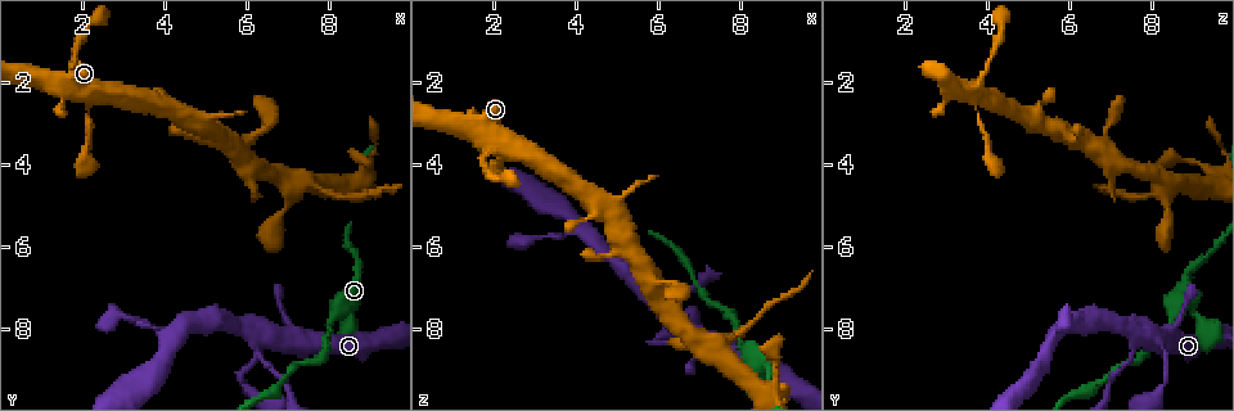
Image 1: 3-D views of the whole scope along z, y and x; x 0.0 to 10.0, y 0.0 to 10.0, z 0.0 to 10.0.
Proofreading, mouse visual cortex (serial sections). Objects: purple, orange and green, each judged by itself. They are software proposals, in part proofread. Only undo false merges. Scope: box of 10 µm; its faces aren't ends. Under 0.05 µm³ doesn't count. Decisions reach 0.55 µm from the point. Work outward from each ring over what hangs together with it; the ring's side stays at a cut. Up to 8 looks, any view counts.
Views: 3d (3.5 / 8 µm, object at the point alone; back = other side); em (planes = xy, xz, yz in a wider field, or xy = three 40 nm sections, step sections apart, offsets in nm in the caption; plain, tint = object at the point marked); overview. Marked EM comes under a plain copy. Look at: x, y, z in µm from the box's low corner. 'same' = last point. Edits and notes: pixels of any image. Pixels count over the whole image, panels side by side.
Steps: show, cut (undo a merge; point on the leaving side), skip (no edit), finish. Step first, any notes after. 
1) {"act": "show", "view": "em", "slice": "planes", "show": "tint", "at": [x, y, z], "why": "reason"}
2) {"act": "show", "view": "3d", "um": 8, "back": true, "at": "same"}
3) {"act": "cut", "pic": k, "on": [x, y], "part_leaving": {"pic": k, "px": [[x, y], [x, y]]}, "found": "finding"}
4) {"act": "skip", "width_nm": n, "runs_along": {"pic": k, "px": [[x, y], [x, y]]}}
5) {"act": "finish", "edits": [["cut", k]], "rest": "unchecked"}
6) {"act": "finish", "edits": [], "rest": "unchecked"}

{"act": "show", "view": "3d", "um": 3.5, "at": [2.20, 2.80, 3.80], "why": "thin neck"}

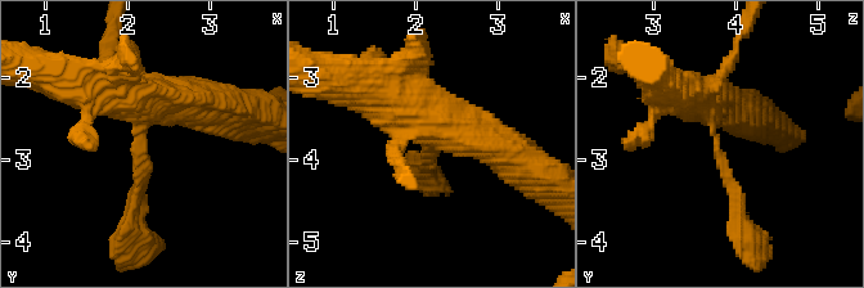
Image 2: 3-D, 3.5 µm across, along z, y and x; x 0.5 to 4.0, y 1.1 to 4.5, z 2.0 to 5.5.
{"act": "skip", "arm_widths_nm": [150, 600], "runs_along": {"pic": 2, "px": [[679, 89], [711, 117], [741, 223]]}, "found": "one cell here"}

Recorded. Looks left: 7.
{"act": "show", "view": "3d", "um": 3.5, "back": true, "at": [5.90, 3.45, 6.80], "why": "thin arm on a thick one"}

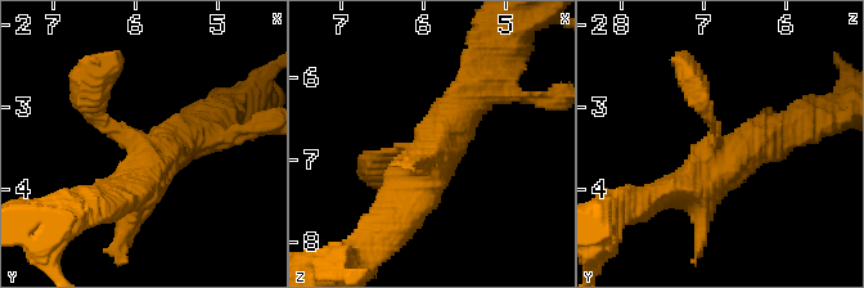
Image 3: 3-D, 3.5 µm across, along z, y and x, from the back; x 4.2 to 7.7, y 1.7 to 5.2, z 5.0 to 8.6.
{"act": "show", "view": "em", "slice": "xy", "step": 2, "show": "tint", "at": [5.95, 3.45, 6.85], "arms": 4, "arm_widths_nm": [150, 250, 400, 500]}

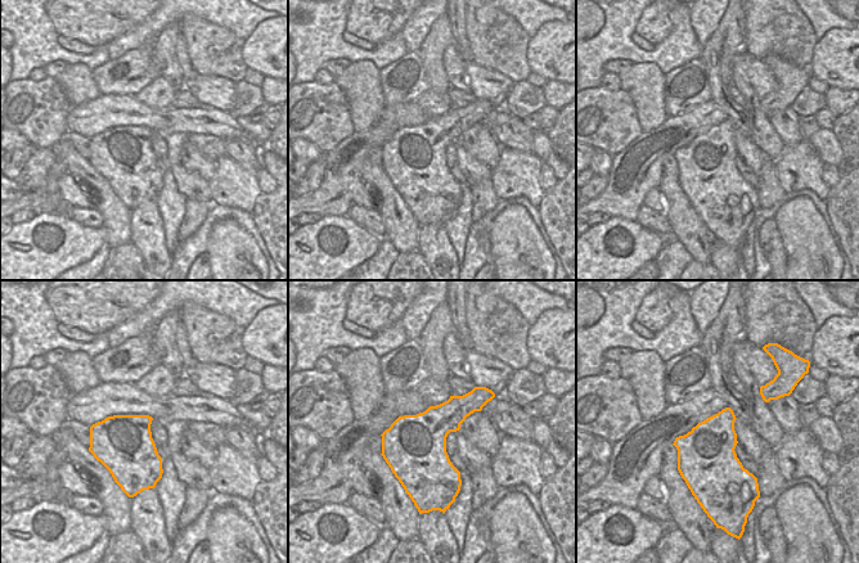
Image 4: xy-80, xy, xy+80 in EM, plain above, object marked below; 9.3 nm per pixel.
{"act": "skip", "found": "one cell here"}

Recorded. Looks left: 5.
{"act": "show", "view": "3d", "um": 8, "at": [6.50, 8.40, 8.25], "why": "abrupt turn"}

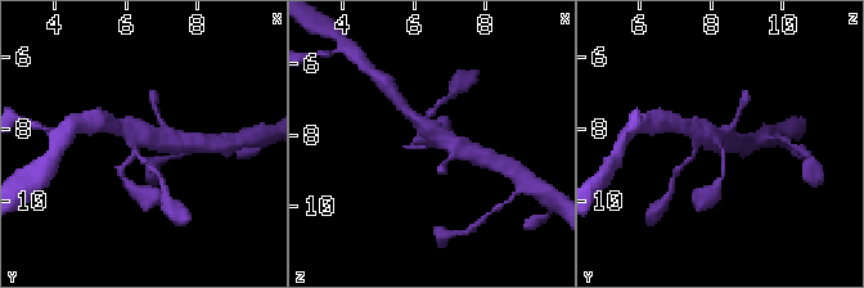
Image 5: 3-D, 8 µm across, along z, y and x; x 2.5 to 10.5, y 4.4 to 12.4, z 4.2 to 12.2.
{"act": "show", "view": "em", "slice": "xy", "step": 3, "show": "tint", "at": "same"}

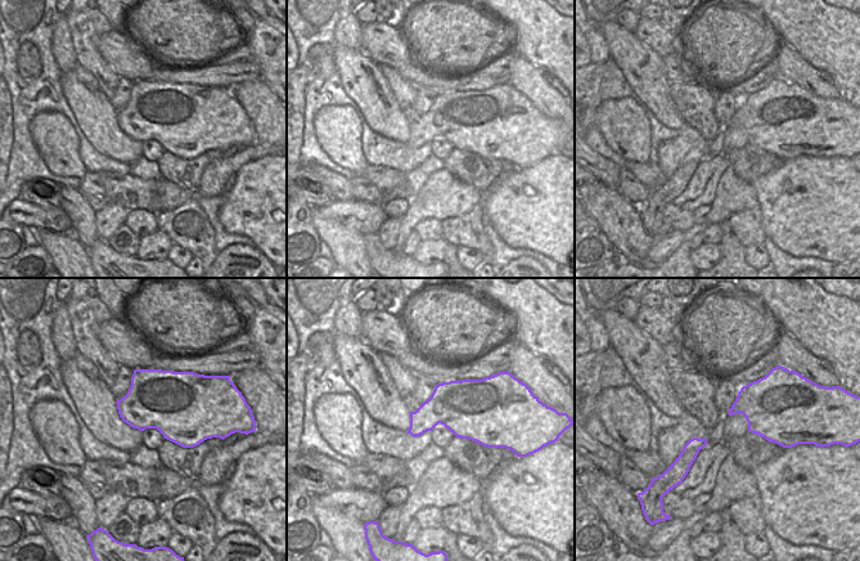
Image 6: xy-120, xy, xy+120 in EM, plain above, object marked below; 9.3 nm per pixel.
{"act": "skip", "found": "continuous, no second cell"}

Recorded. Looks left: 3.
{"act": "show", "view": "3d", "um": 3.5, "at": [3.30, 7.75, 5.70], "why": "sudden change in width"}

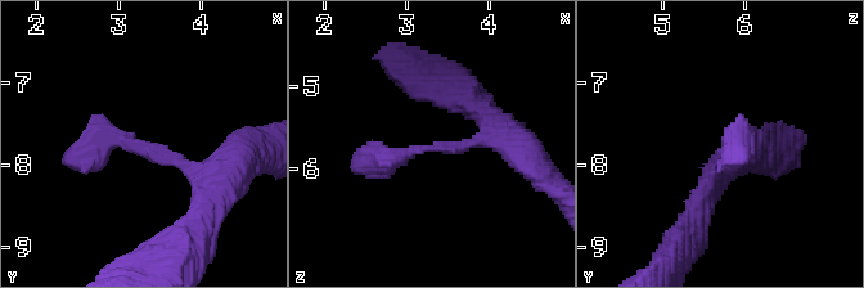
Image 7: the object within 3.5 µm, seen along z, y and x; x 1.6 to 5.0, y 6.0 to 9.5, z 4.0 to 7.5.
{"act": "show", "view": "em", "slice": "xy", "step": 2, "show": "tint", "at": [3.25, 7.80, 5.75], "why": "need the tissue"}

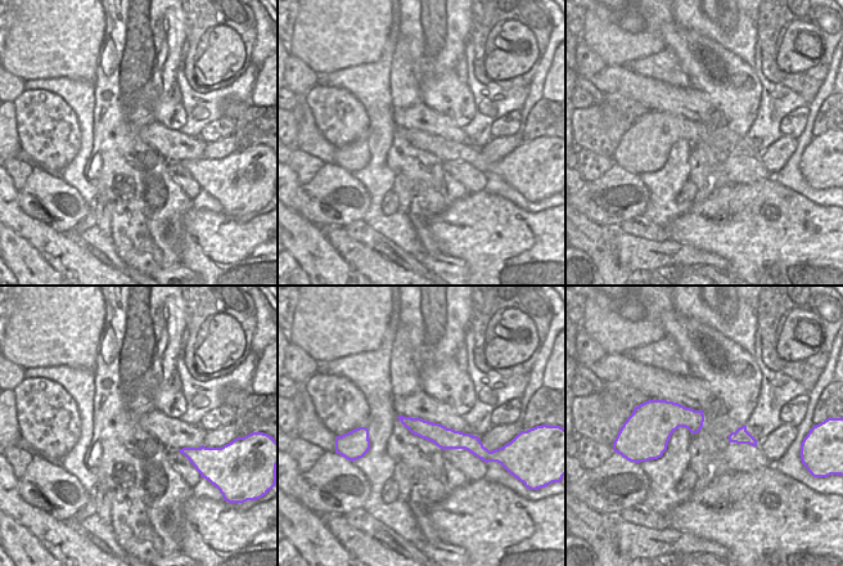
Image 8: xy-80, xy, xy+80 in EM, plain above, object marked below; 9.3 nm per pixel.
{"act": "skip", "arm_widths_nm": [200, 350], "runs_along": {"pic": 8, "px": [[404, 419], [443, 438], [476, 443]]}, "found": "one cell here"}

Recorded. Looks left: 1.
{"act": "finish", "edits": [], "rest": "unchecked"}

